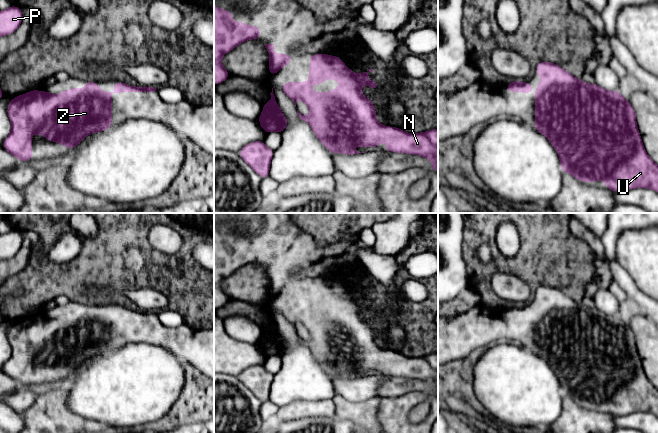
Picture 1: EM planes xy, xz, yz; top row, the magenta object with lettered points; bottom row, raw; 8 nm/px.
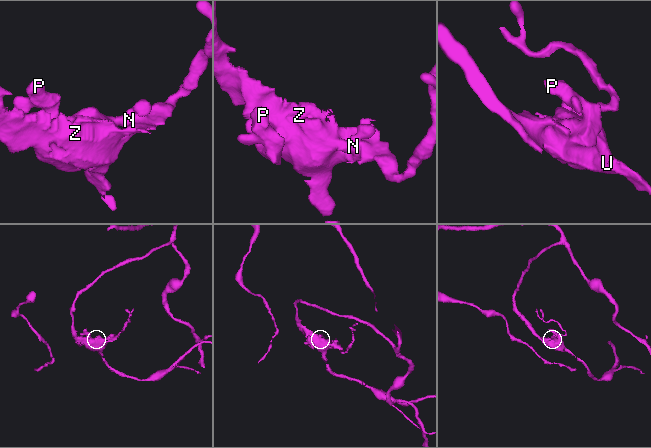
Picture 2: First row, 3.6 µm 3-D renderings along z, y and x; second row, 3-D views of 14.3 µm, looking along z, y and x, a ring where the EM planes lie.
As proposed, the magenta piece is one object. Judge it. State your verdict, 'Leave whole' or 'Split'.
Leave whole

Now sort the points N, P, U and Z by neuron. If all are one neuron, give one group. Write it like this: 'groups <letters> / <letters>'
groups N P U Z

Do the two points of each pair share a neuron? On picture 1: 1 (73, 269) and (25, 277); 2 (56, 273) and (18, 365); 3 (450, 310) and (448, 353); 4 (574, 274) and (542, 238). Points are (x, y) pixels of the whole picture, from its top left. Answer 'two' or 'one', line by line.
1: one
2: two
3: two
4: one

